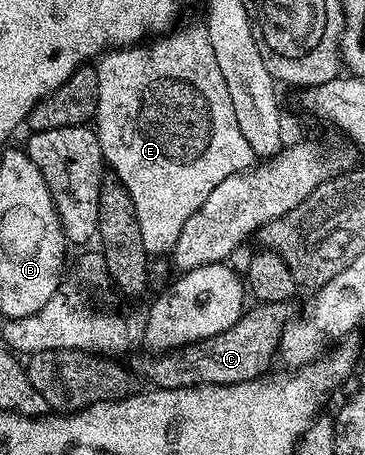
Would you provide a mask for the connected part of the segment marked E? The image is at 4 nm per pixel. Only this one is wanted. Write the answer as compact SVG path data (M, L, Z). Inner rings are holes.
M201 26L180 28L136 46L110 50L104 53L95 64L99 78L99 102L95 117L95 131L101 143L101 154L105 158L106 165L111 169L112 175L120 180L121 185L131 194L131 202L135 202L135 214L139 218L139 234L143 238L146 252L150 254L168 253L179 238L187 218L191 218L191 214L195 214L195 210L199 210L199 206L203 206L203 202L207 202L211 190L215 190L215 186L219 186L219 182L223 182L223 178L231 178L235 173L243 172L255 164L253 150L248 145L246 138L243 138L243 133L239 130L239 125L235 120L234 107L231 106L231 95L227 92L222 71L219 70L219 65L215 62L215 52L211 48L211 42L208 41L208 34Z

